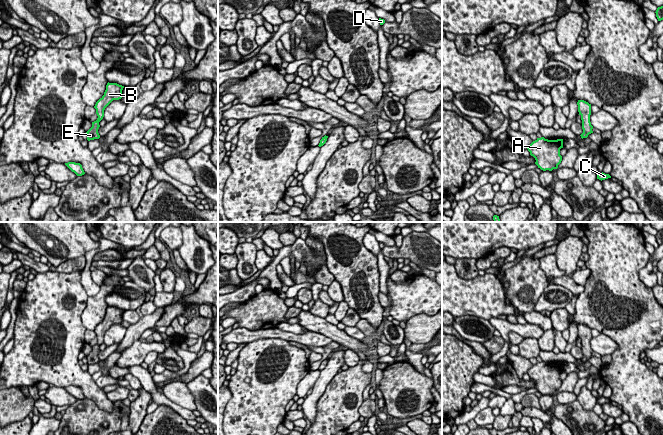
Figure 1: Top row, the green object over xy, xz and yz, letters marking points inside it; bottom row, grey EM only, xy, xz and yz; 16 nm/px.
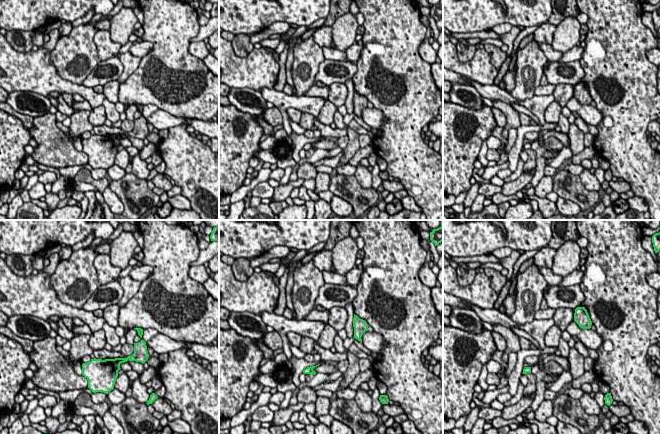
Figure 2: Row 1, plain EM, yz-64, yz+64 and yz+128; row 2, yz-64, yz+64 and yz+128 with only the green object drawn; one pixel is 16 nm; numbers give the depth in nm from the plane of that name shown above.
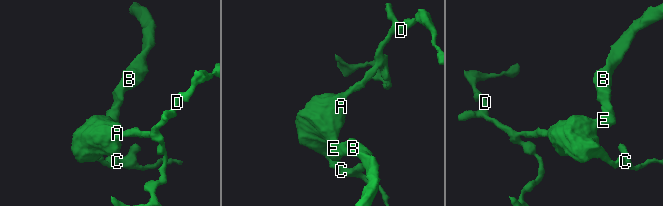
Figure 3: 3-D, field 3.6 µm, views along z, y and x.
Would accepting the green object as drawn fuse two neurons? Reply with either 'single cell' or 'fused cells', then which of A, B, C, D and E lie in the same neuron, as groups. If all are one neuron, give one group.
single cell | A B C D E

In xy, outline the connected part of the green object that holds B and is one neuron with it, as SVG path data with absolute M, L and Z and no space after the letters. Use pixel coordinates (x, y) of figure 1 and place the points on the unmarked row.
M107 307L104 319L96 326L94 330L98 342L96 345L92 346L92 351L86 356L88 365L100 362L98 353L100 351L99 346L104 341L104 334L113 324L119 324L123 321L123 312L124 310L117 307Z

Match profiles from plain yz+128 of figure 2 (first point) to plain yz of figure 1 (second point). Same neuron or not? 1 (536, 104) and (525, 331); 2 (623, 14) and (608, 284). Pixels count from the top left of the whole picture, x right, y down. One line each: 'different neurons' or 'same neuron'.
1: same neuron
2: same neuron

